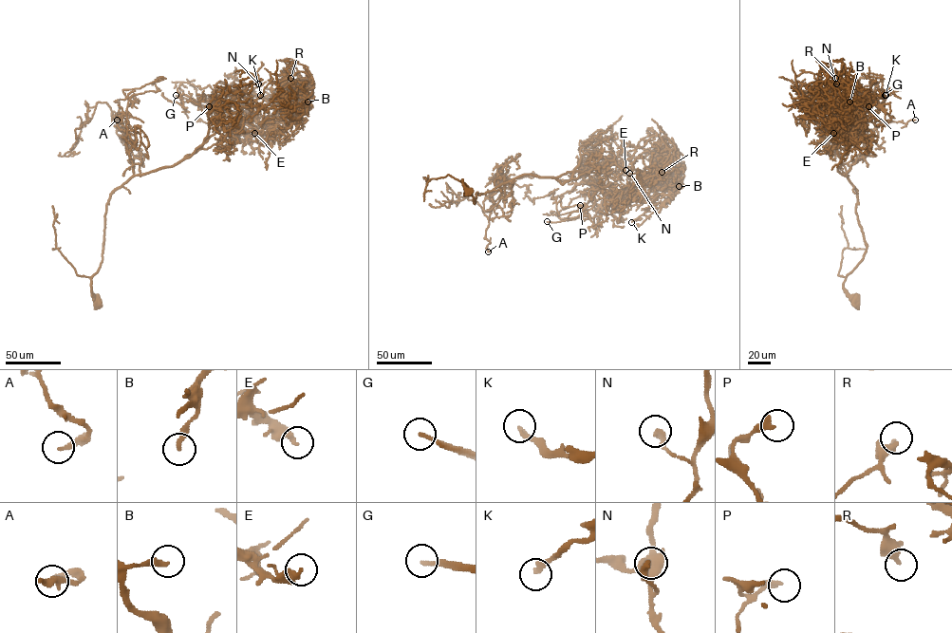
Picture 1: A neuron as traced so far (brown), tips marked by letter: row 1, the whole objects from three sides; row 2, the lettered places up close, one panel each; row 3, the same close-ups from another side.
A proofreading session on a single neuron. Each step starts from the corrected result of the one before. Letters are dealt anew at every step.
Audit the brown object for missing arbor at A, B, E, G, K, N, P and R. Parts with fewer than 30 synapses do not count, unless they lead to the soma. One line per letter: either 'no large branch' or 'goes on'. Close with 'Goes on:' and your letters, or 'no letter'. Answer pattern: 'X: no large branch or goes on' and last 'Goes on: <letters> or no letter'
A: no large branch
B: no large branch
E: no large branch
G: no large branch
K: no large branch
N: no large branch
P: no large branch
R: no large branch
Goes on: no letter

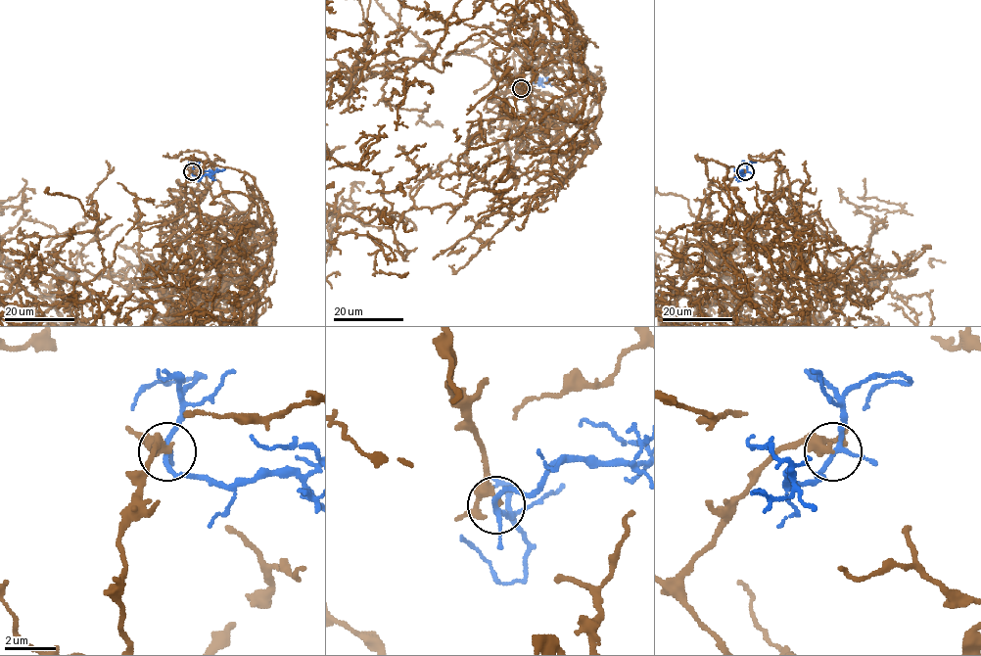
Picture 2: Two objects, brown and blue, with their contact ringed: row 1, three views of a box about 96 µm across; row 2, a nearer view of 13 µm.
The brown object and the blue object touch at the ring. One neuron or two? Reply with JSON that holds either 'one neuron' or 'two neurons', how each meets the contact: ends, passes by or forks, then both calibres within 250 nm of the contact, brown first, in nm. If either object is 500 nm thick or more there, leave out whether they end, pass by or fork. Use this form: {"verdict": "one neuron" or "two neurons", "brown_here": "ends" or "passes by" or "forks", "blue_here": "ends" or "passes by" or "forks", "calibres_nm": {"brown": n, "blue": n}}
{"verdict": "two neurons", "brown_here": "passes by", "blue_here": "forks", "calibres_nm": {"brown": 220, "blue": 160}}

